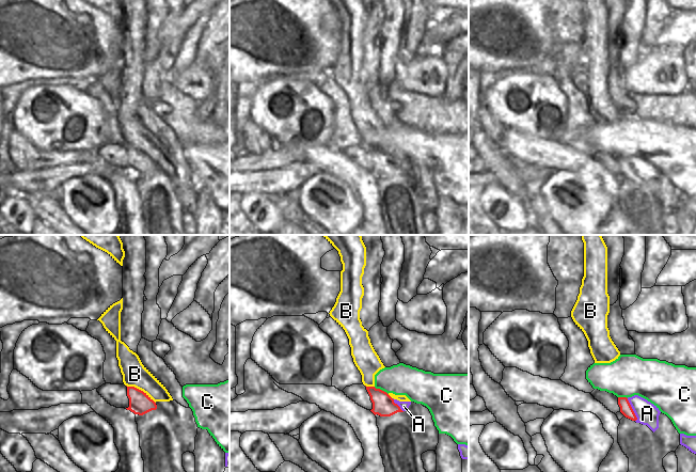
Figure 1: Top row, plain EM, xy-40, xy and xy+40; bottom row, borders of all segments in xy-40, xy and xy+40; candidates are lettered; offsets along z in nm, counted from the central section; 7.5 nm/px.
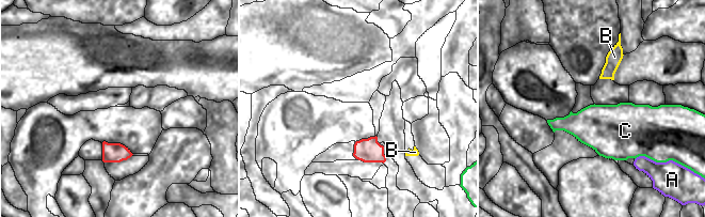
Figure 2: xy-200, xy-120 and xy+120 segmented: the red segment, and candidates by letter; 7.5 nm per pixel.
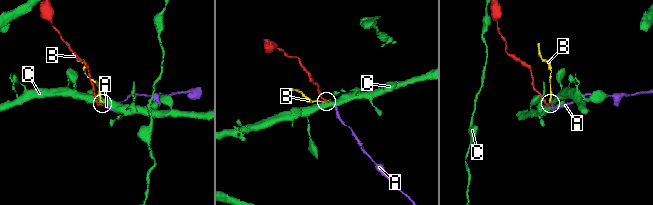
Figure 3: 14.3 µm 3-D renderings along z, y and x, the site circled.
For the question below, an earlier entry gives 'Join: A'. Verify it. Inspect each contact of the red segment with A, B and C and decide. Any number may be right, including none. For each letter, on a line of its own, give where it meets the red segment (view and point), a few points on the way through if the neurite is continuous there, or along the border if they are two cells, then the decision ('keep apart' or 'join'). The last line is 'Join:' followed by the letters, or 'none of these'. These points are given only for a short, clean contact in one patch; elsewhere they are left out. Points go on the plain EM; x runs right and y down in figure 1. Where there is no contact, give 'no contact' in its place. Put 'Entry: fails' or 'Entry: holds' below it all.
A: xy+40 (632, 171) | across xy+40 (626, 170), (632, 171), (641, 171), (647, 174) | join
B: xy-40 (140, 151) | along xy-40 (126, 145), (142, 151), (155, 163) | keep apart
C: xy (381, 151) | along xy (374, 147), (383, 151), (388, 155) | keep apart
Join: A
Entry: holds

